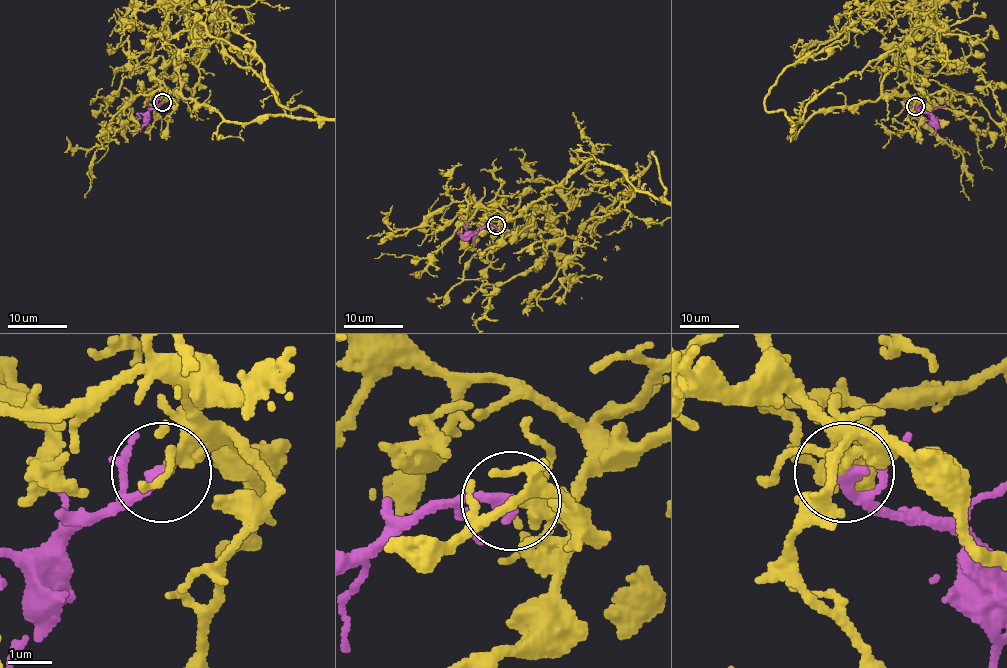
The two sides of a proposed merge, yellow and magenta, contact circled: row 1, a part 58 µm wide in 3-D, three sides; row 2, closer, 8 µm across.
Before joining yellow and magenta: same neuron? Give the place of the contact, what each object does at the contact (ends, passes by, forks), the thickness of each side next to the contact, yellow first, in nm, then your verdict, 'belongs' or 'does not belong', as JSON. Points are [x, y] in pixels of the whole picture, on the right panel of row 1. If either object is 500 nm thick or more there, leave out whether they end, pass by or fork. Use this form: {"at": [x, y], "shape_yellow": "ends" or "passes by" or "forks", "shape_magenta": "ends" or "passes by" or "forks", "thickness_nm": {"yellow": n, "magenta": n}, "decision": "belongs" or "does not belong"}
{"at": [915, 106], "shape_yellow": "passes by", "shape_magenta": "ends", "thickness_nm": {"yellow": 200, "magenta": 300}, "decision": "belongs"}

